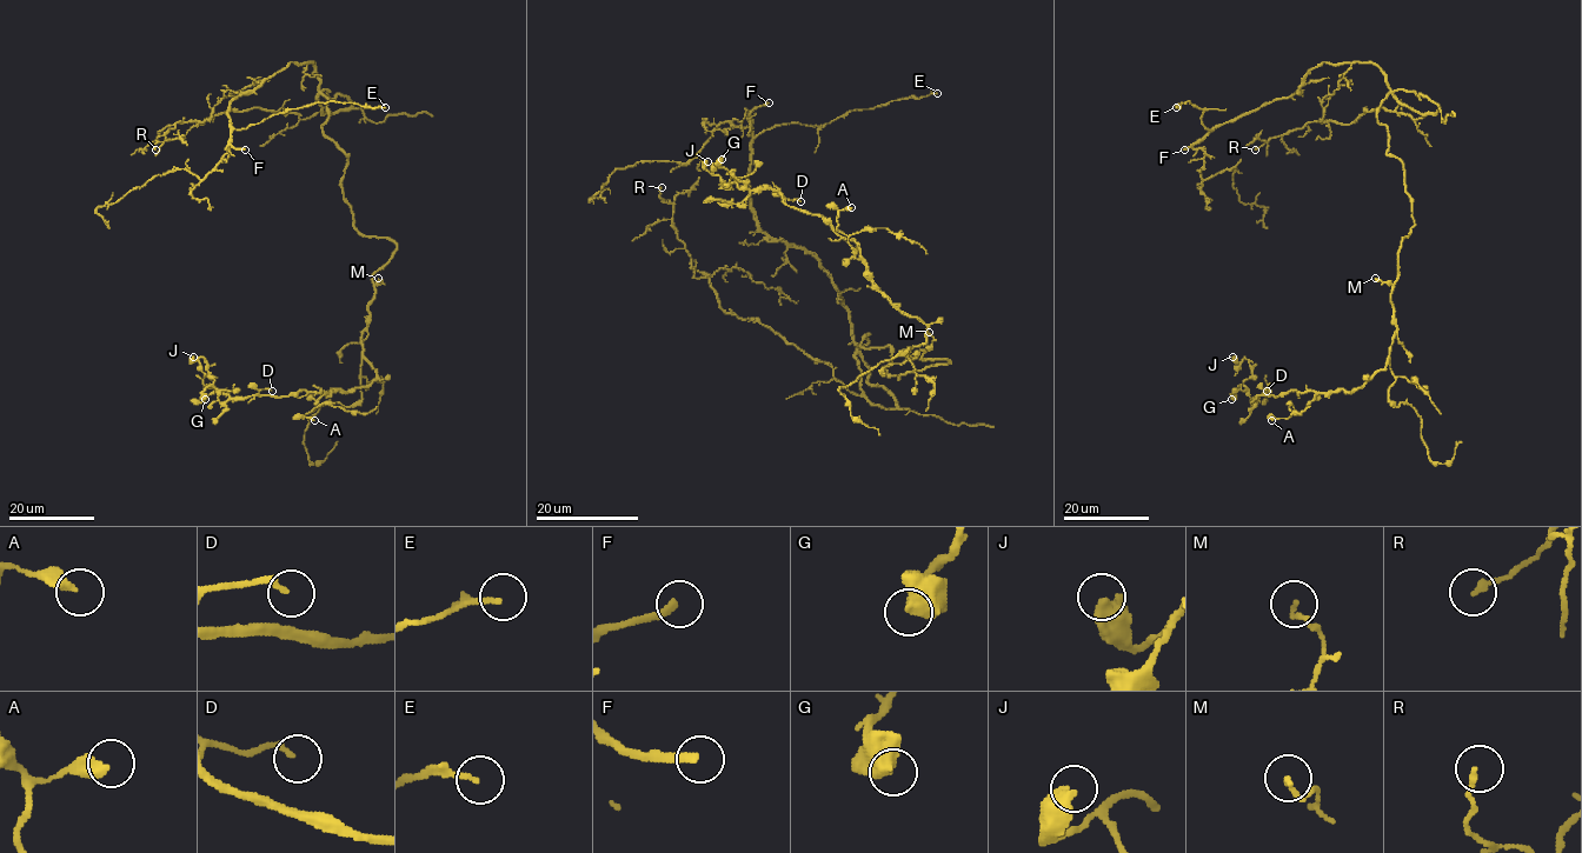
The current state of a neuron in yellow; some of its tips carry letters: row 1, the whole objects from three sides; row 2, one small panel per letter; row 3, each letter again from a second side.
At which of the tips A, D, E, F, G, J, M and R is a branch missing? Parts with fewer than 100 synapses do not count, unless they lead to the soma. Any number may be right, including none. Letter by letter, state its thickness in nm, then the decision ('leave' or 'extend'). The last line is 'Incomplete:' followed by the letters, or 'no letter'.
A: 400 nm | leave
D: 150 nm | leave
E: 140 nm | leave
F: 240 nm | extend
G: 650 nm | leave
J: 600 nm | leave
M: 120 nm | leave
R: 170 nm | leave
Incomplete: F

